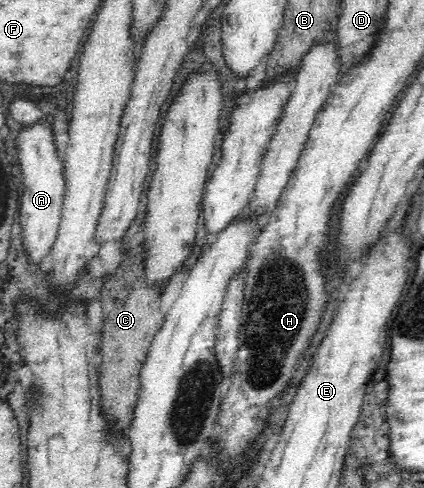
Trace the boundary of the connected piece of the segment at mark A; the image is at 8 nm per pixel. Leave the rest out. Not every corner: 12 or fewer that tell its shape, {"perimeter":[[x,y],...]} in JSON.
{"perimeter":[[50,120],[22,127],[18,209],[29,263],[47,262],[66,192]]}

